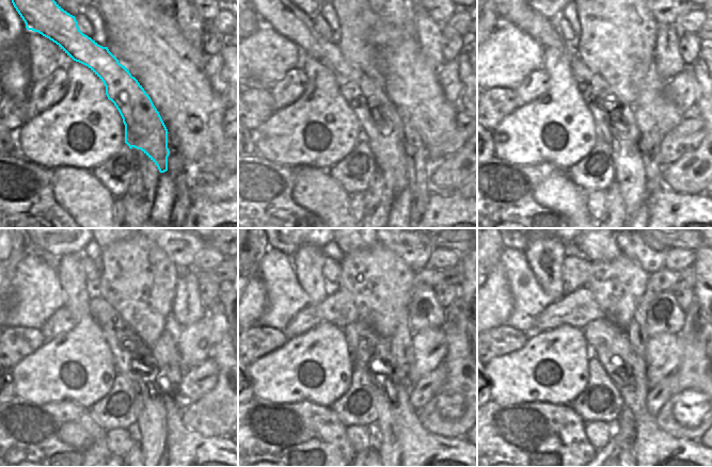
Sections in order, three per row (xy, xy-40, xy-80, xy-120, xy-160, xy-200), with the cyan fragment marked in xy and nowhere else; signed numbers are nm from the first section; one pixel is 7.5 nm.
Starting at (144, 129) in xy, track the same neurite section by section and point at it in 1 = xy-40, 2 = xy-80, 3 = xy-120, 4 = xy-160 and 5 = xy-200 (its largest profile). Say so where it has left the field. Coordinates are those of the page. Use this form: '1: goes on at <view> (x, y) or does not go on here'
1: goes on at xy-40 (381, 125)
2: goes on at xy-80 (619, 130)
3: goes on at xy-120 (149, 408)
4: goes on at xy-160 (389, 443)
5: goes on at xy-200 (625, 435)

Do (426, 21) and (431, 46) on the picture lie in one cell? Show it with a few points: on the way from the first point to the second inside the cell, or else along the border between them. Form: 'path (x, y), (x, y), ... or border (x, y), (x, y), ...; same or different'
path (427, 28), (429, 39); same

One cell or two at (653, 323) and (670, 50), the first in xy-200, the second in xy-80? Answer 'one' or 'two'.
one

